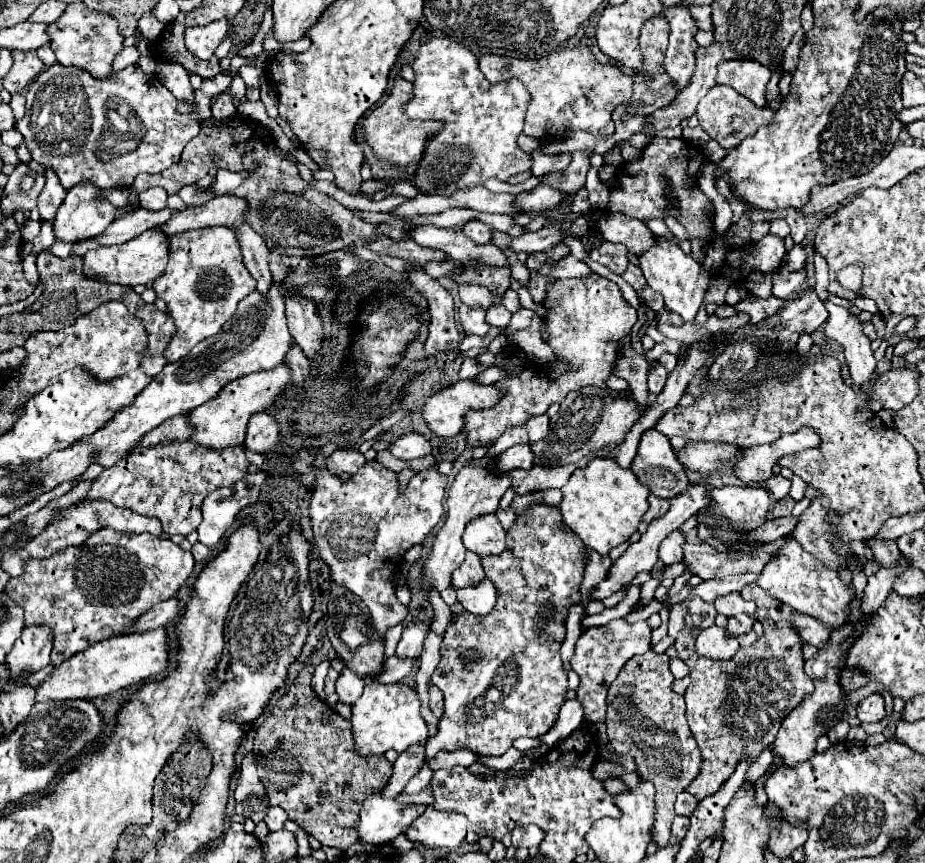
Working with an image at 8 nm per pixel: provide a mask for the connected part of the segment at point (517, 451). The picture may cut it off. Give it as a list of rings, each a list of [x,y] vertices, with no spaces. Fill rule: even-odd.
[[[515,445],[507,451],[503,451],[501,455],[497,455],[495,463],[491,467],[497,469],[497,473],[509,473],[513,469],[525,469],[525,467],[531,467],[533,465],[533,453],[531,453],[531,447],[529,445]]]

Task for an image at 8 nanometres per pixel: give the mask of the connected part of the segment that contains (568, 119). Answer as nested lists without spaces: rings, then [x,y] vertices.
[[[583,45],[575,49],[553,51],[539,61],[487,53],[479,59],[479,69],[489,81],[505,81],[517,77],[527,85],[531,103],[523,131],[525,135],[537,139],[541,145],[559,143],[577,131],[585,131],[595,137],[613,137],[615,123],[611,113],[619,101],[633,97],[633,79],[619,71],[615,65],[601,65]]]

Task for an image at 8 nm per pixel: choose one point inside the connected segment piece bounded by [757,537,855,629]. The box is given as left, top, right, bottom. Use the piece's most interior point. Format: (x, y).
(806, 585)

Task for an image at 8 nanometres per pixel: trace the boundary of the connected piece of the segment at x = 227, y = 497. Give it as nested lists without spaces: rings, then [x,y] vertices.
[[[257,471],[231,487],[209,493],[203,501],[203,521],[197,527],[199,543],[213,547],[235,523],[241,509],[259,503],[261,485],[265,485],[269,477],[271,475],[267,471]]]

